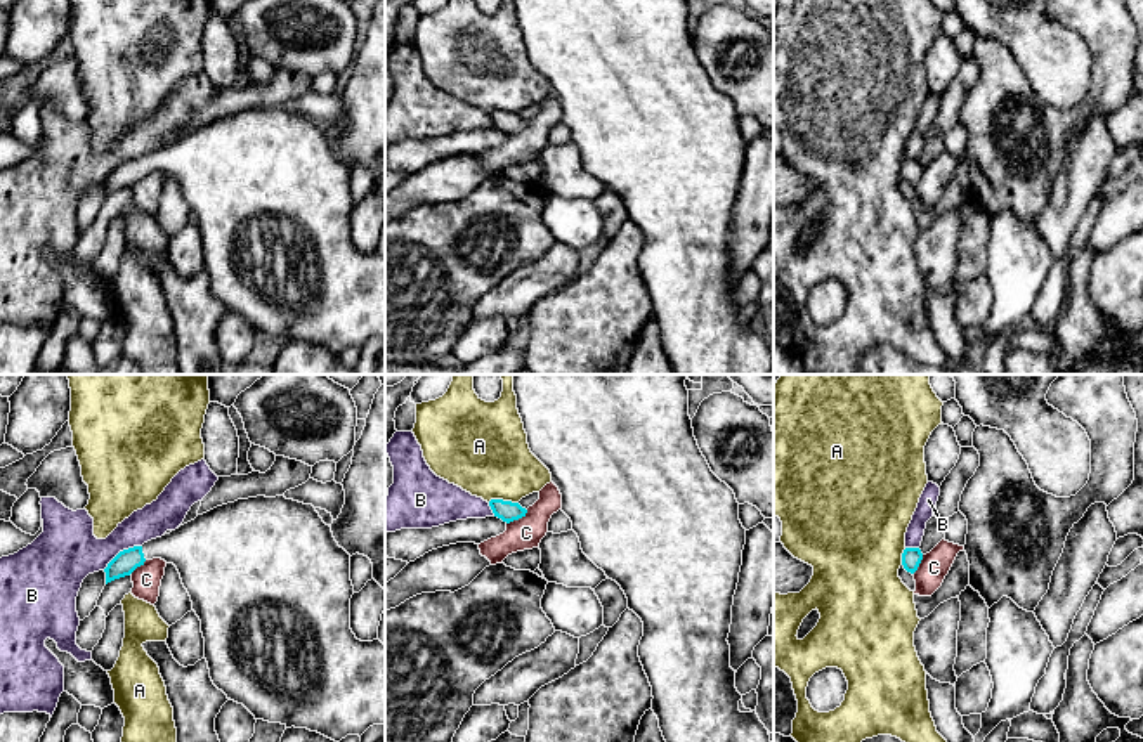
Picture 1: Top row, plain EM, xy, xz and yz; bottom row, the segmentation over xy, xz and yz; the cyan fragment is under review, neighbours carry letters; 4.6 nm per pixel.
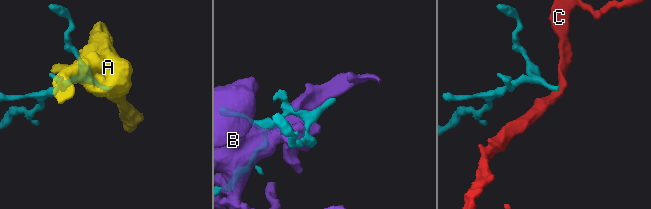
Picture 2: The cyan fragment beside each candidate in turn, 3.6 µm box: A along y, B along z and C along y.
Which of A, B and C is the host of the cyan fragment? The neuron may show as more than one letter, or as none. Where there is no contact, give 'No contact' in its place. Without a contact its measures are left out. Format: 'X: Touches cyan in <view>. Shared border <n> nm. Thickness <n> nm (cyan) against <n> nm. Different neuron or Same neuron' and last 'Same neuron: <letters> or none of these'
A: Touches cyan in xz. Shared border 140 nm. Thickness 90 nm (cyan) against 400 nm. Different neuron
B: Touches cyan in xy. Shared border 220 nm. Thickness 110 nm (cyan) against 280 nm. Different neuron
C: Touches cyan in xz. Shared border 120 nm. Thickness 90 nm (cyan) against 150 nm. Different neuron
Same neuron: none of these

